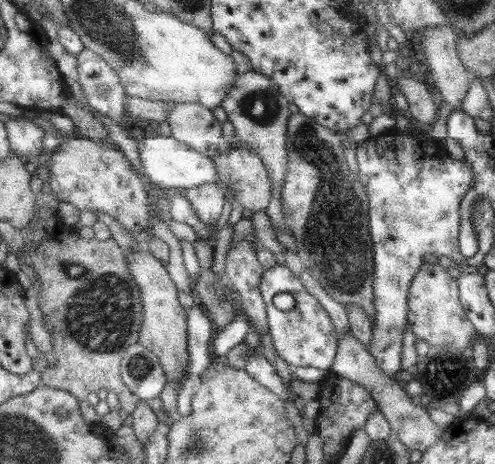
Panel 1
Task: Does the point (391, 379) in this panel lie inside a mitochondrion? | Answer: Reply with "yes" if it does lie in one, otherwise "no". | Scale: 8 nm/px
no

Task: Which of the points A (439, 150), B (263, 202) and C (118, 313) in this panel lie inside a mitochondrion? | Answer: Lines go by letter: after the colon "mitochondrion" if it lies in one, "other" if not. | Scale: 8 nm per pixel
A: other
B: other
C: mitochondrion

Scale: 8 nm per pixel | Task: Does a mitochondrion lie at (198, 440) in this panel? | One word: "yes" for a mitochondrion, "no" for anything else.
yes

